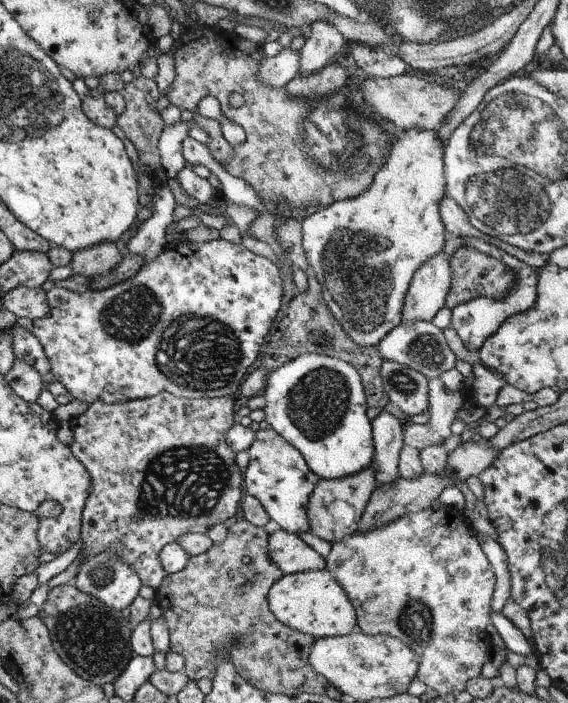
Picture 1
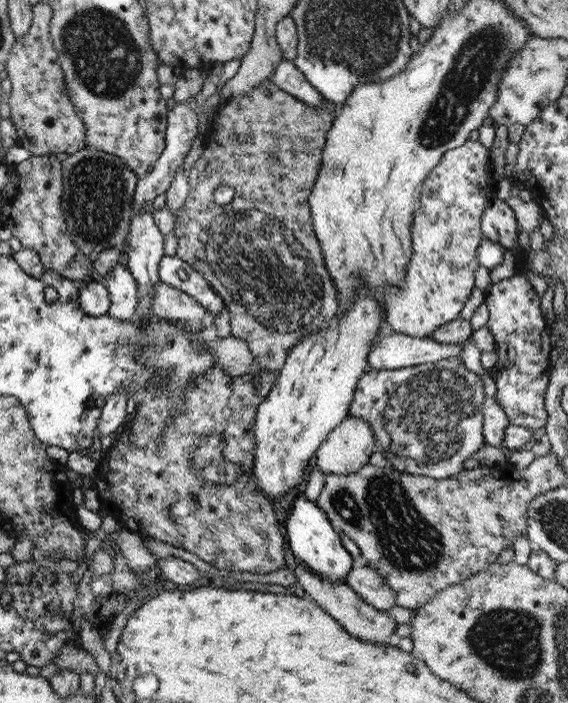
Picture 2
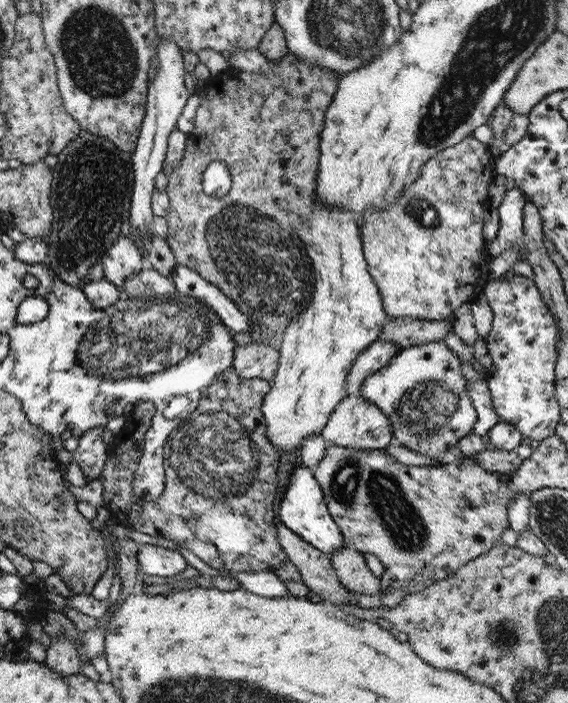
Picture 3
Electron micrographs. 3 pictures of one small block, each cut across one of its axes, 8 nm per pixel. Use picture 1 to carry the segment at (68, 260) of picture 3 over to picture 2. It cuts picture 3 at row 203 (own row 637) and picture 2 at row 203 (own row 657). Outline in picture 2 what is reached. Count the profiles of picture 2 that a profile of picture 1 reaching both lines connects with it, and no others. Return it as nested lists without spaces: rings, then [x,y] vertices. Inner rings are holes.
[[[88,146],[61,161],[59,206],[77,253],[94,259],[102,251],[124,246],[138,180],[120,158]]]

